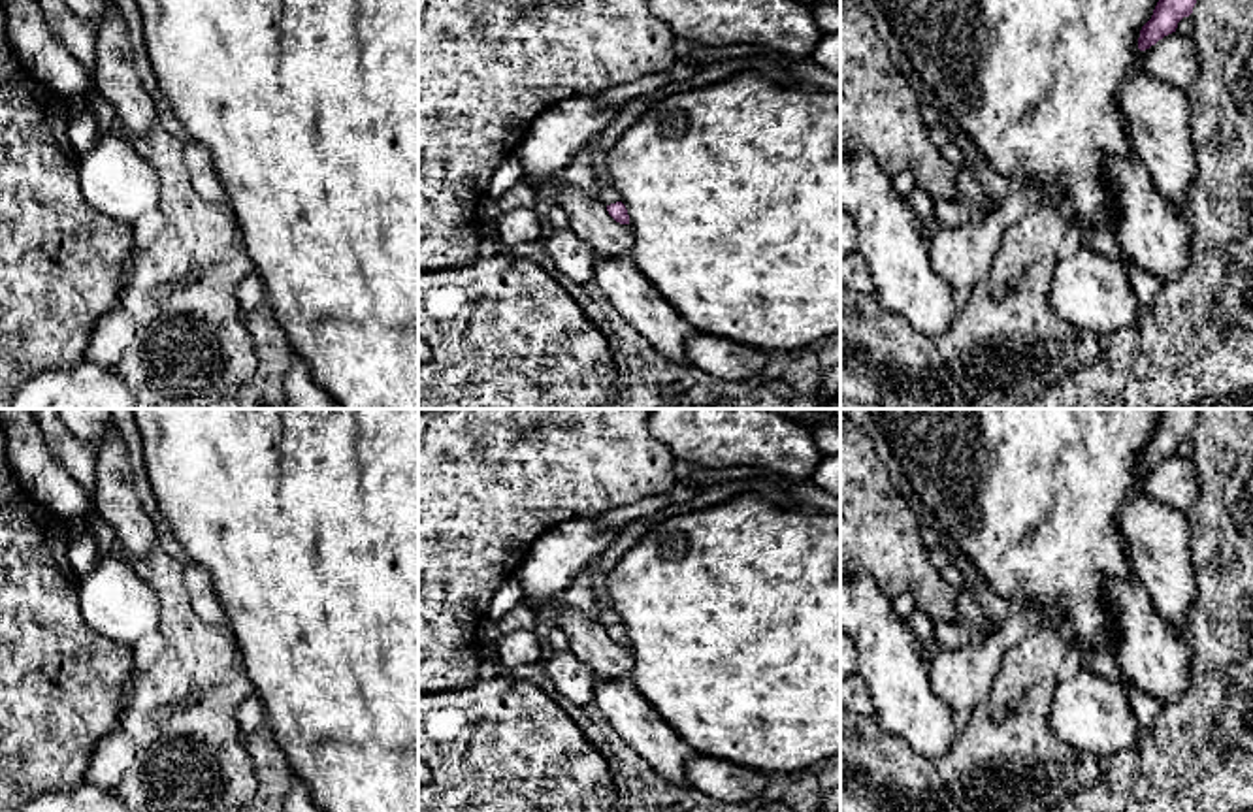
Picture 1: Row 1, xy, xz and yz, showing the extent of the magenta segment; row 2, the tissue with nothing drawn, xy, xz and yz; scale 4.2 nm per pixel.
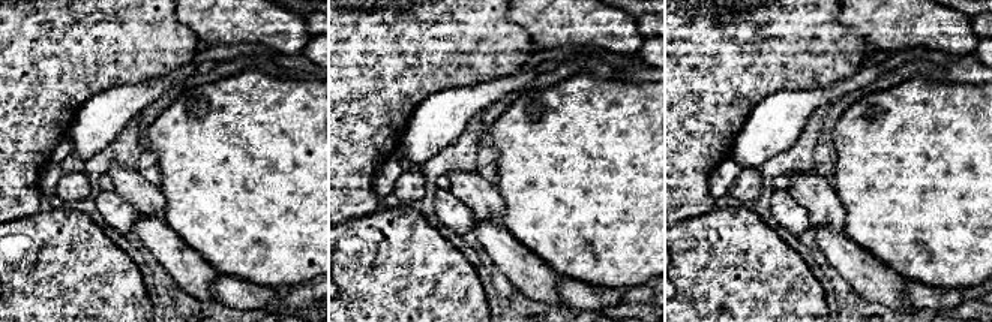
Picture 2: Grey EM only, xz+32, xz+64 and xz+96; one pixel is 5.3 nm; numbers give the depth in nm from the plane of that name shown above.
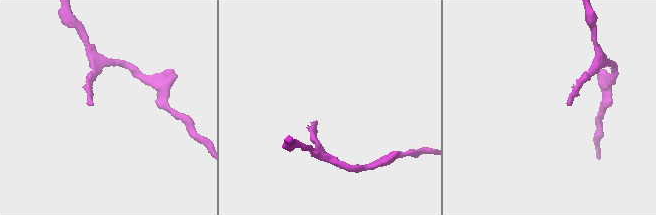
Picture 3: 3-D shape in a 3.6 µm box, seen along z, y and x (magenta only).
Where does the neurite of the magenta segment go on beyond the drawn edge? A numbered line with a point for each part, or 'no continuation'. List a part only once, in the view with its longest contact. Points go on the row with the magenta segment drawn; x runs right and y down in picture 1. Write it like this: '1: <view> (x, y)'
1: xz (609, 194)

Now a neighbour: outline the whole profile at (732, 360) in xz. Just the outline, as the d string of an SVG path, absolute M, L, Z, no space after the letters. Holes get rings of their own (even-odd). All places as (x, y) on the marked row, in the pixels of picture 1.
M693 333L686 341L686 358L701 371L724 381L746 381L759 373L771 352L746 347L740 341Z

